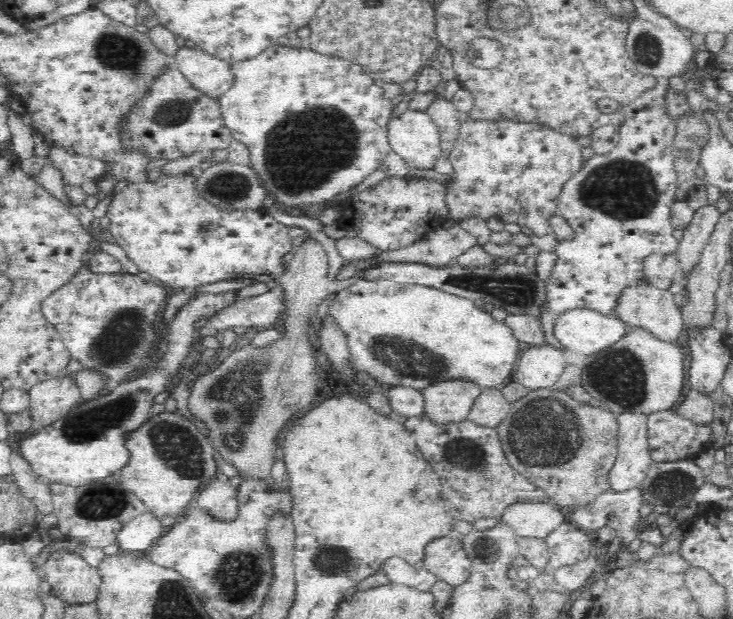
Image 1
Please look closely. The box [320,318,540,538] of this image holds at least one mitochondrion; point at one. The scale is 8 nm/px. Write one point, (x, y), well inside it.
(414, 361)

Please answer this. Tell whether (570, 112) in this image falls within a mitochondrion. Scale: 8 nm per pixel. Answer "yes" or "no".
no

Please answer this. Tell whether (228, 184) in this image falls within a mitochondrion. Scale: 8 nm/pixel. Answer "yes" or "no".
yes

